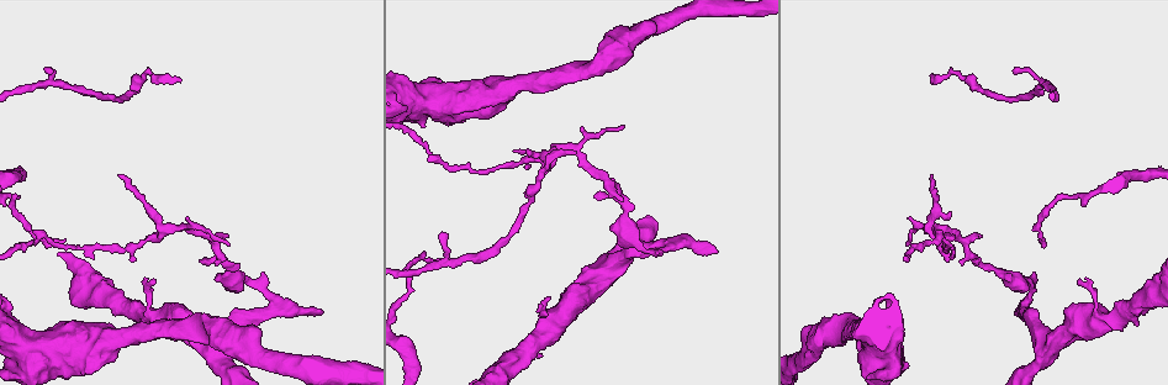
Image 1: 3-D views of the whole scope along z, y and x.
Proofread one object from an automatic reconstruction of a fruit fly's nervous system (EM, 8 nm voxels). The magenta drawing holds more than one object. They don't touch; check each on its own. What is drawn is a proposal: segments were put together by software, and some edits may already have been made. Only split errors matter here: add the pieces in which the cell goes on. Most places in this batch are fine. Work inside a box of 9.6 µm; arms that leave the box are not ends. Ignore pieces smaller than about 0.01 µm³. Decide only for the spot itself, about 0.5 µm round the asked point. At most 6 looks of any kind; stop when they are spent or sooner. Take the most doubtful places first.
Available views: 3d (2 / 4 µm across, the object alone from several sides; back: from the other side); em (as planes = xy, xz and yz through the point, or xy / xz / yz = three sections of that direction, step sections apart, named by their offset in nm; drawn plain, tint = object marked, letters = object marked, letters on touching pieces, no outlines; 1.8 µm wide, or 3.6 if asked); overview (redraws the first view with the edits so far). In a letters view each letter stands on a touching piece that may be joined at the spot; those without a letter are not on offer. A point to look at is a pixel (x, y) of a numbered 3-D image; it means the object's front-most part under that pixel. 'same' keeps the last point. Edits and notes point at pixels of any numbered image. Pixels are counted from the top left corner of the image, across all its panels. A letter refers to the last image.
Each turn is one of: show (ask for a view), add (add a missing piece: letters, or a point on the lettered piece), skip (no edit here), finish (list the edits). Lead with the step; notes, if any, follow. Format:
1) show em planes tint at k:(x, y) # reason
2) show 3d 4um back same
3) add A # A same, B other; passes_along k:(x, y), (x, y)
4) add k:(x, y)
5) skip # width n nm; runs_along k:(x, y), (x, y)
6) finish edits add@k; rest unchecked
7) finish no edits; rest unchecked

show em 3.6um yz step 4 tint at 1:(1039, 242) # long arm stops here

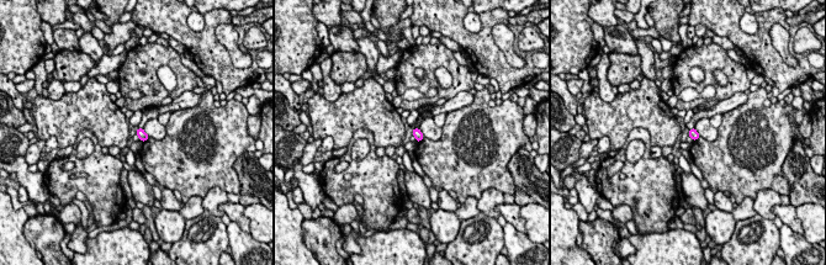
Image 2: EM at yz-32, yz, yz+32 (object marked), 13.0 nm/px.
show em 3.6um yz step 4 letters same # what lies round it

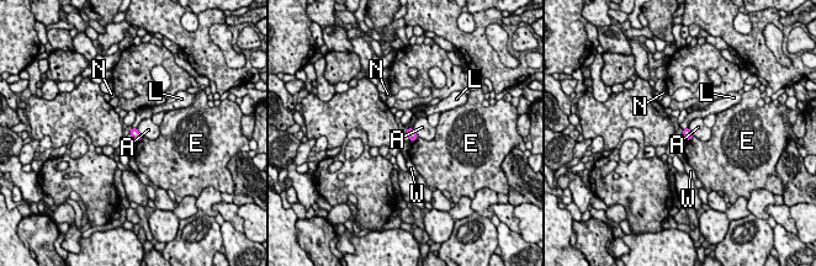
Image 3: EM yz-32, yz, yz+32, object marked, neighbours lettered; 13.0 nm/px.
skip # width 120 nm; A other, E other, L other, N other, W other; border 3:(687, 127), (683, 129); no lettered piece goes on from it

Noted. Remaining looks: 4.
show 3d 2um at 1:(322, 311)

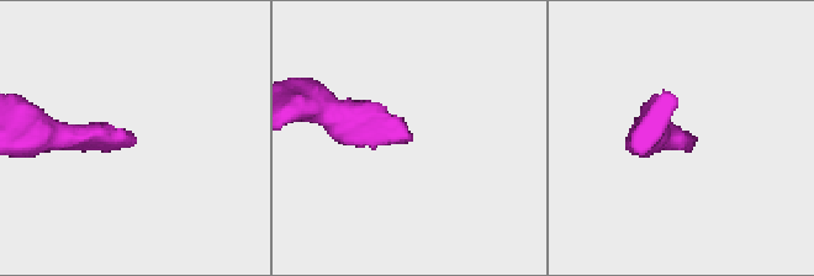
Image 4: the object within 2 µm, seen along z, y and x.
show em xz step 16 letters at 4:(411, 138) # shape alone is not enough

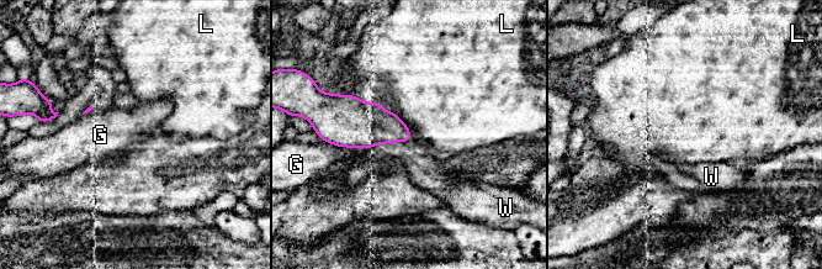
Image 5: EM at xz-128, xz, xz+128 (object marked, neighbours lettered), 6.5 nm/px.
show em yz step 8 letters same # cut it another way

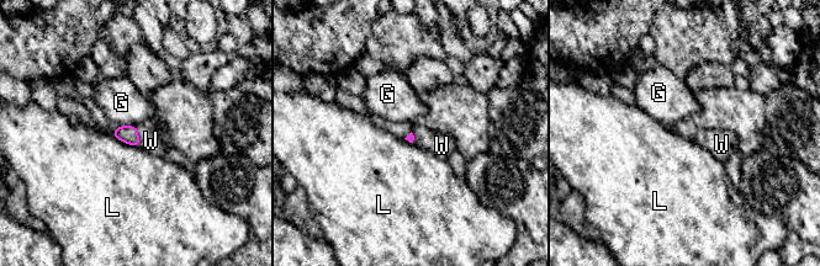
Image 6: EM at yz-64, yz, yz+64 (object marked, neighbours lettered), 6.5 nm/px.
add W # G other, L other, W same; passes_along 6:(128, 134), (138, 137), (151, 141); the cell continues

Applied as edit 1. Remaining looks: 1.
finish edits add@6; rest unchecked

